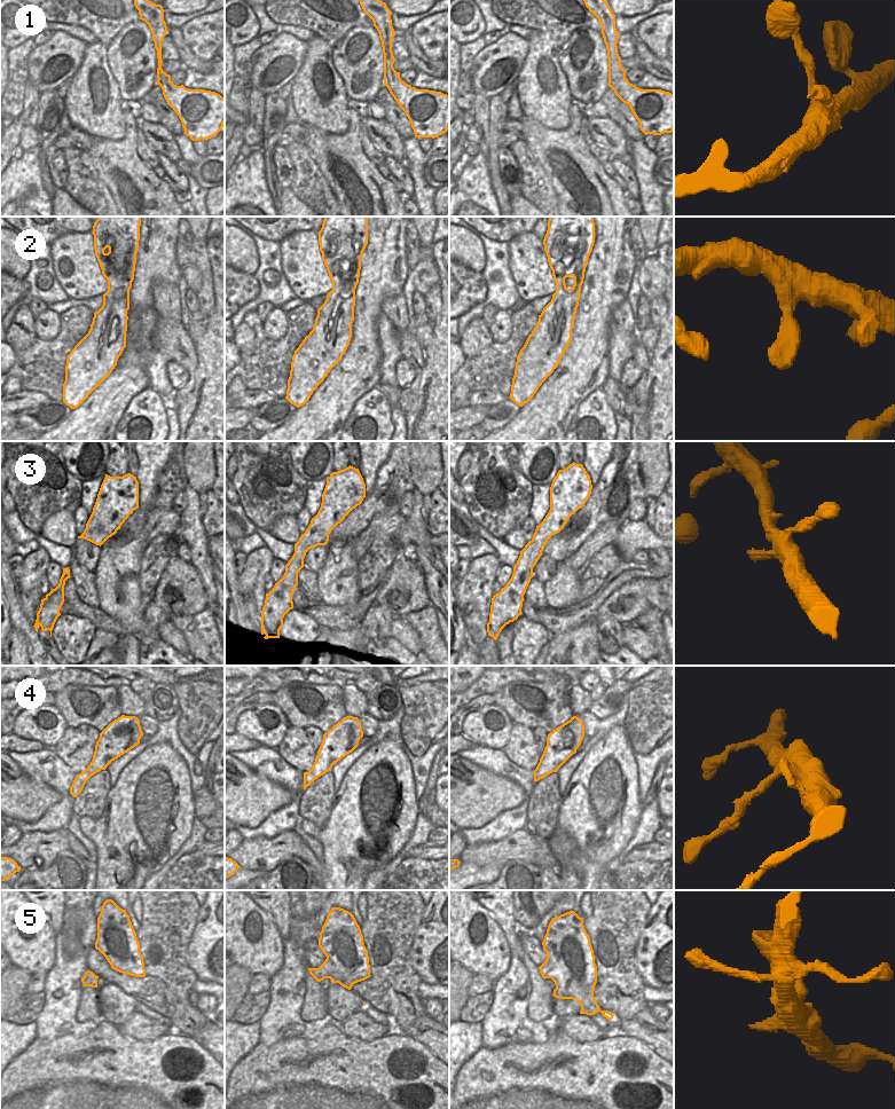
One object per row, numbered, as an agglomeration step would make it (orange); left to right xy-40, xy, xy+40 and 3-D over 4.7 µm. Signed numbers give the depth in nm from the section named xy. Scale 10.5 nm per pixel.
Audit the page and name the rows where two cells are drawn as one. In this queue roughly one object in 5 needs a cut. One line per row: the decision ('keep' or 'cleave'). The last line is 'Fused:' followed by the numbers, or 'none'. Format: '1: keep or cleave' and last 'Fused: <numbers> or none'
1: keep
2: keep
3: keep
4: keep
5: keep
Fused: none

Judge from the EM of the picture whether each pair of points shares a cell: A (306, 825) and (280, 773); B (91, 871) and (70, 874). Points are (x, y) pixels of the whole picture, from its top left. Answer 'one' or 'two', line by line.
A: two
B: two

